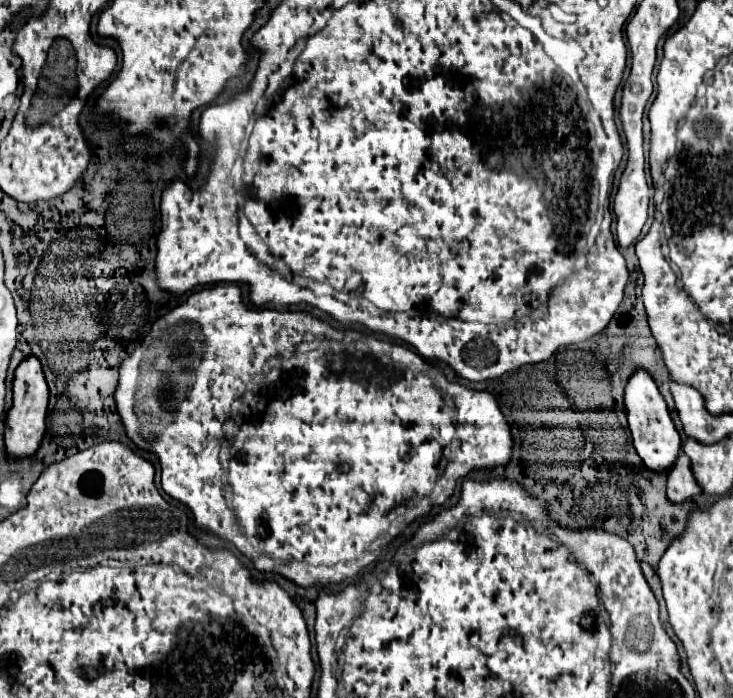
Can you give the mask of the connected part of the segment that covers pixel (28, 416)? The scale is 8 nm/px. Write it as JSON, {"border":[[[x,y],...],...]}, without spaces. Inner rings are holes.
{"border":[[[30,356],[24,362],[20,362],[16,376],[14,376],[14,406],[6,414],[6,430],[4,430],[4,442],[6,442],[6,454],[10,460],[22,460],[40,448],[40,442],[44,438],[46,430],[46,408],[48,408],[48,384],[42,374],[40,362]]]}

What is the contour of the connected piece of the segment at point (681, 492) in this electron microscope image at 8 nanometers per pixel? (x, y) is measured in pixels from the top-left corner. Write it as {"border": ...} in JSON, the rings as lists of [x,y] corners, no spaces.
{"border":[[[680,456],[668,474],[668,500],[674,504],[682,504],[698,494],[700,486],[696,484],[690,470],[690,460],[686,456]]]}

